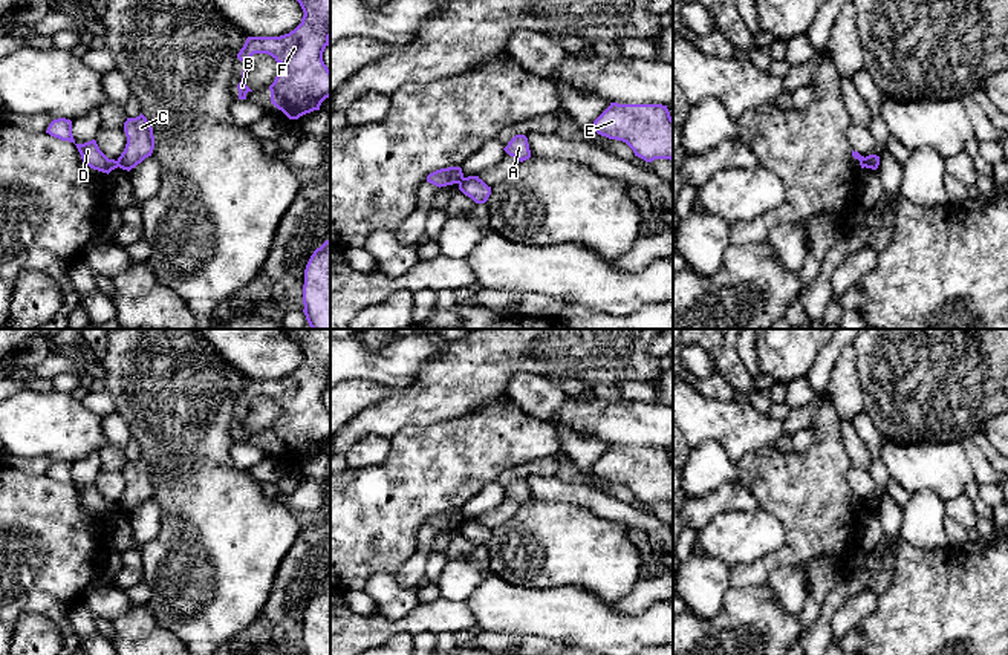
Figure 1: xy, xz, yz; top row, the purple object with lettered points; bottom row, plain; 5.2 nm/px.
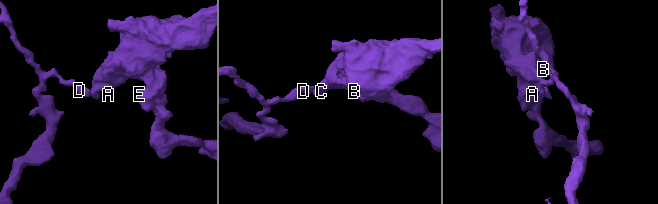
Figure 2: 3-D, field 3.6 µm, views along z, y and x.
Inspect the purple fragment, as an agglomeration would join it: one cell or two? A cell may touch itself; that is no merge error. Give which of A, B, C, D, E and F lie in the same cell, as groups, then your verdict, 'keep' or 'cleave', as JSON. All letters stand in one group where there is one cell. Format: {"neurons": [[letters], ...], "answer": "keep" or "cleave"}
{"neurons": [["A", "B", "C", "E", "F"], ["D"]], "answer": "cleave"}

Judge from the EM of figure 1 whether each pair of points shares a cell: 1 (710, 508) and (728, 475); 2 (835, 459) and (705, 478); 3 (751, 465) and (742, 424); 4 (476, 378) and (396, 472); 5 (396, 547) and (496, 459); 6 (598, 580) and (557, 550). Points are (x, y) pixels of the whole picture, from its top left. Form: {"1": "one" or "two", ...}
{"1": "two", "2": "two", "3": "two", "4": "two", "5": "one", "6": "one"}

